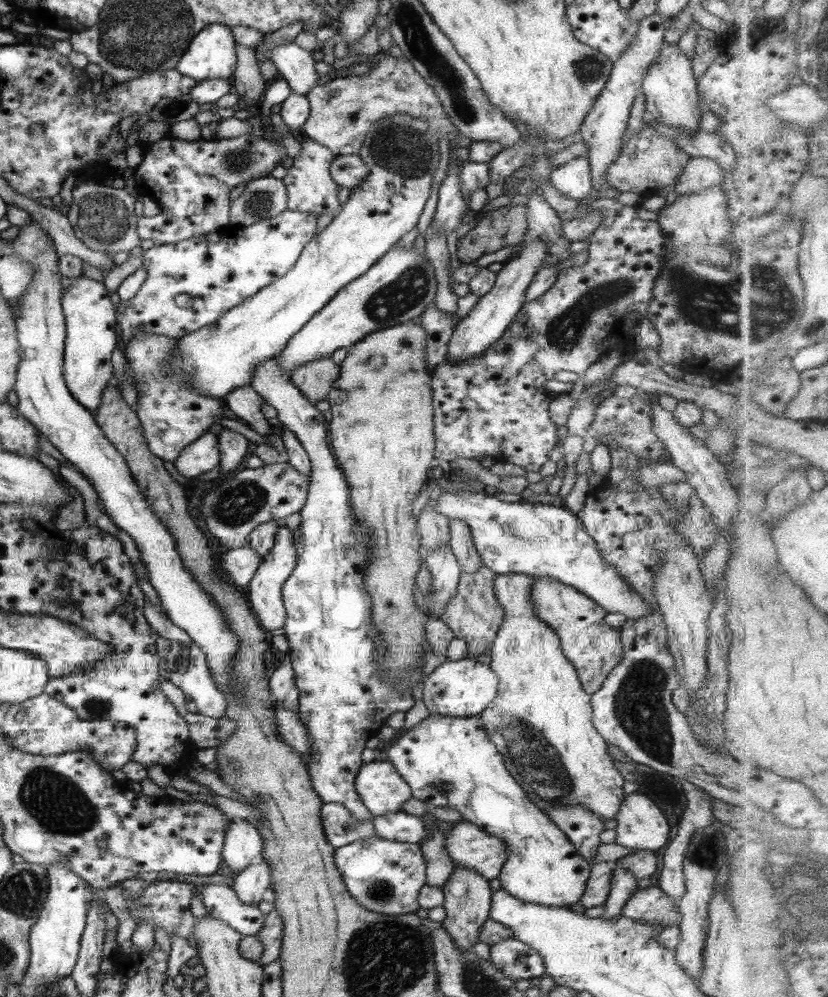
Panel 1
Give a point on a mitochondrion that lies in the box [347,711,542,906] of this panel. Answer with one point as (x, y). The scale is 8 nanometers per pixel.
(442, 785)

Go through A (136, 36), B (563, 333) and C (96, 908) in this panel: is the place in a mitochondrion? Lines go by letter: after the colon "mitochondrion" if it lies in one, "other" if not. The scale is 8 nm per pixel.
A: mitochondrion
B: mitochondrion
C: other

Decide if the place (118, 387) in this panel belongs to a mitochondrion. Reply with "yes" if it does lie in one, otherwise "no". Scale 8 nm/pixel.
no

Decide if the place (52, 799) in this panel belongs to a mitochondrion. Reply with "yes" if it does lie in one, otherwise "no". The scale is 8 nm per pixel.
yes

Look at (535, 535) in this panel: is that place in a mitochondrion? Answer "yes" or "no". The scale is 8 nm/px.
yes

